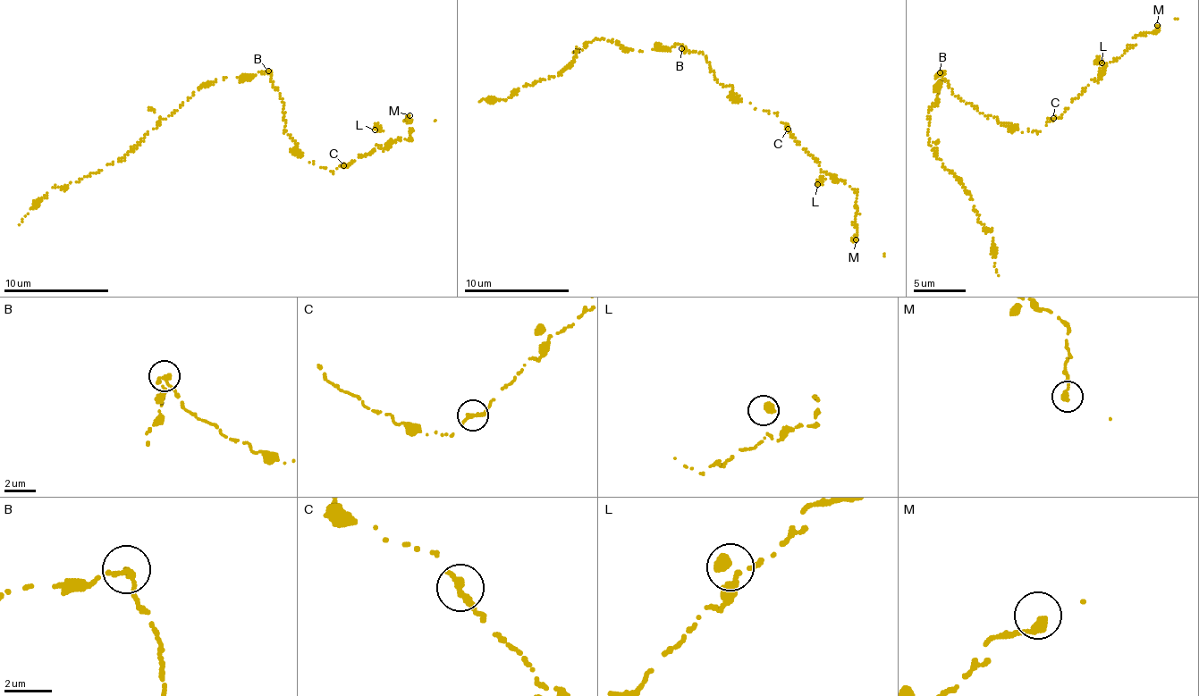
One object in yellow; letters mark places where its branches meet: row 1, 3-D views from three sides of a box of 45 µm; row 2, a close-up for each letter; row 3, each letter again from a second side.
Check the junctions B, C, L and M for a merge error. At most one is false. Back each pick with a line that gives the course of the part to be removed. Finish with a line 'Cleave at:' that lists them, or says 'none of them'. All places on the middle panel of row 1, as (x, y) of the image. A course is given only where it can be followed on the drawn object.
B: foreign part runs (682, 47), (625, 49), (612, 40), (595, 38), (559, 75), (524, 86), (503, 99), (479, 102)
Cleave at: B

